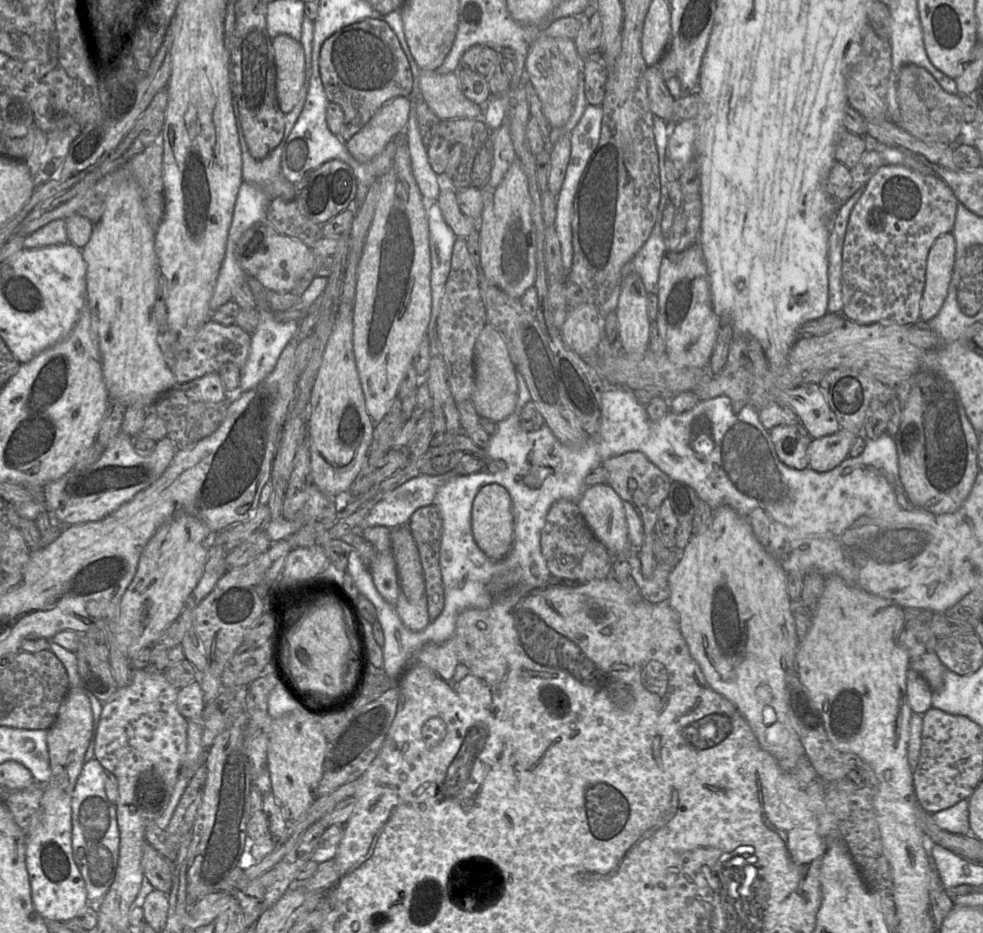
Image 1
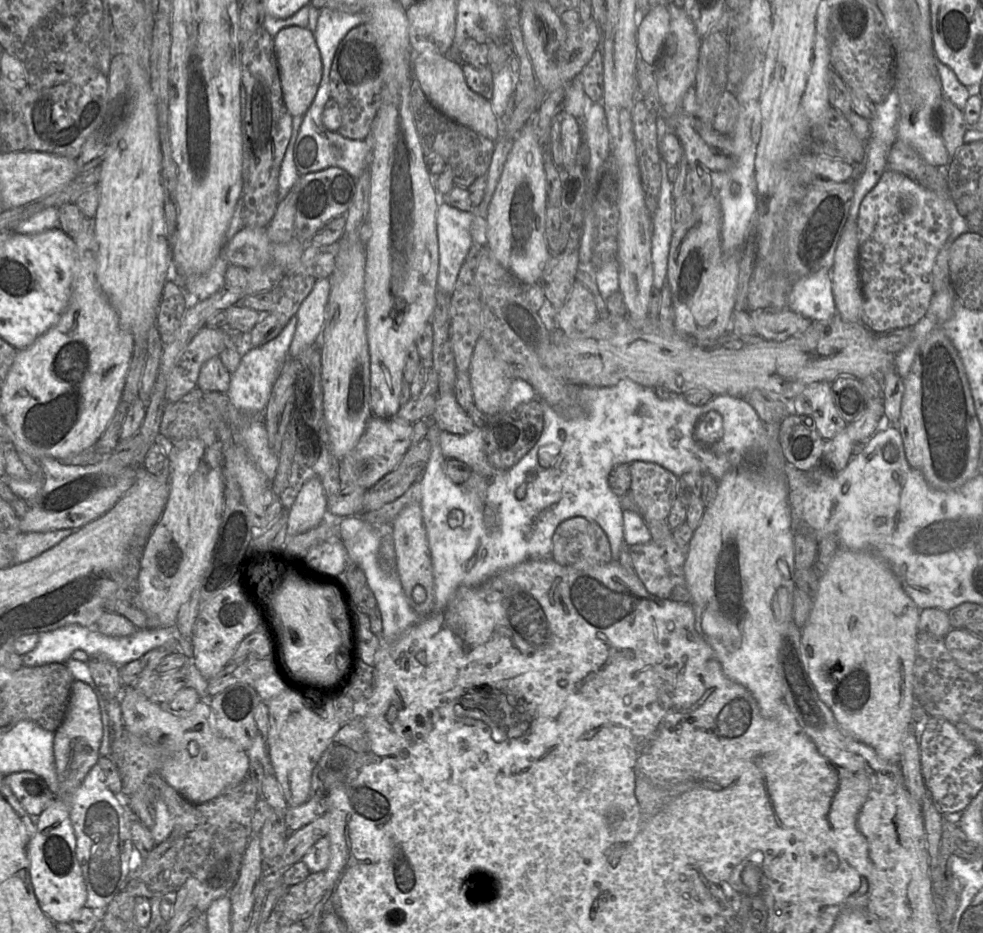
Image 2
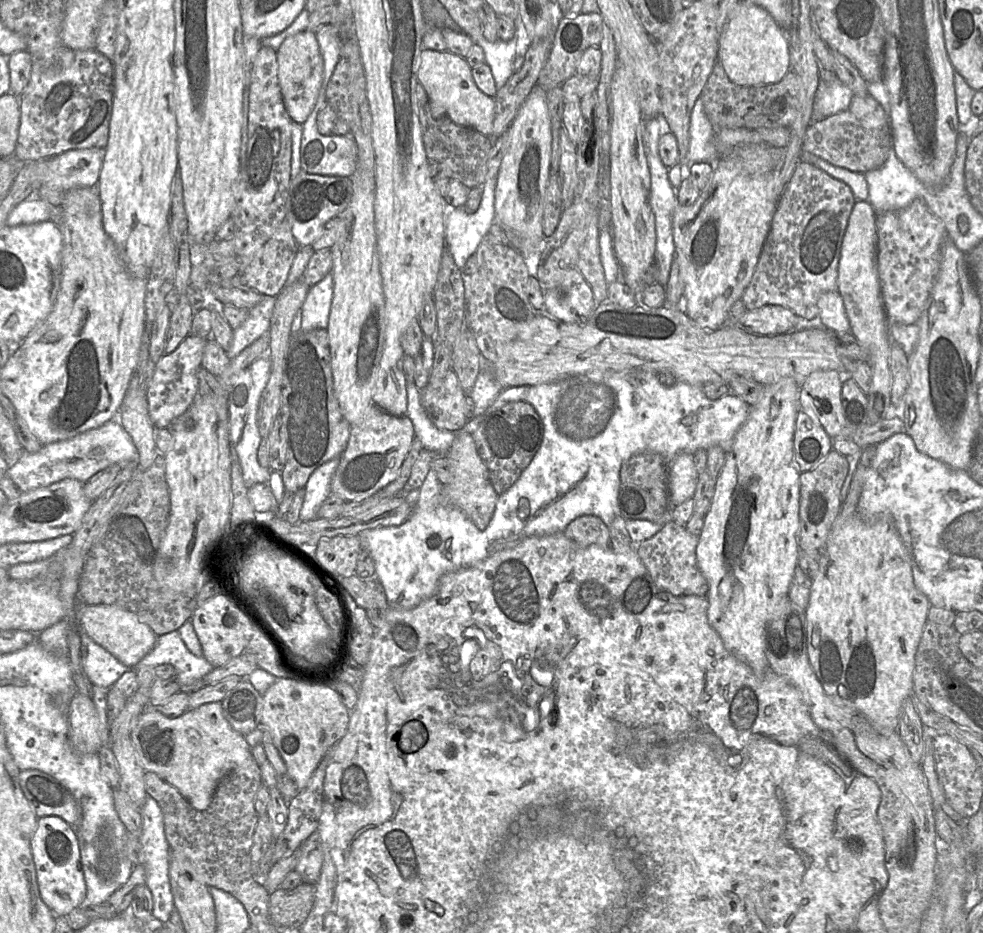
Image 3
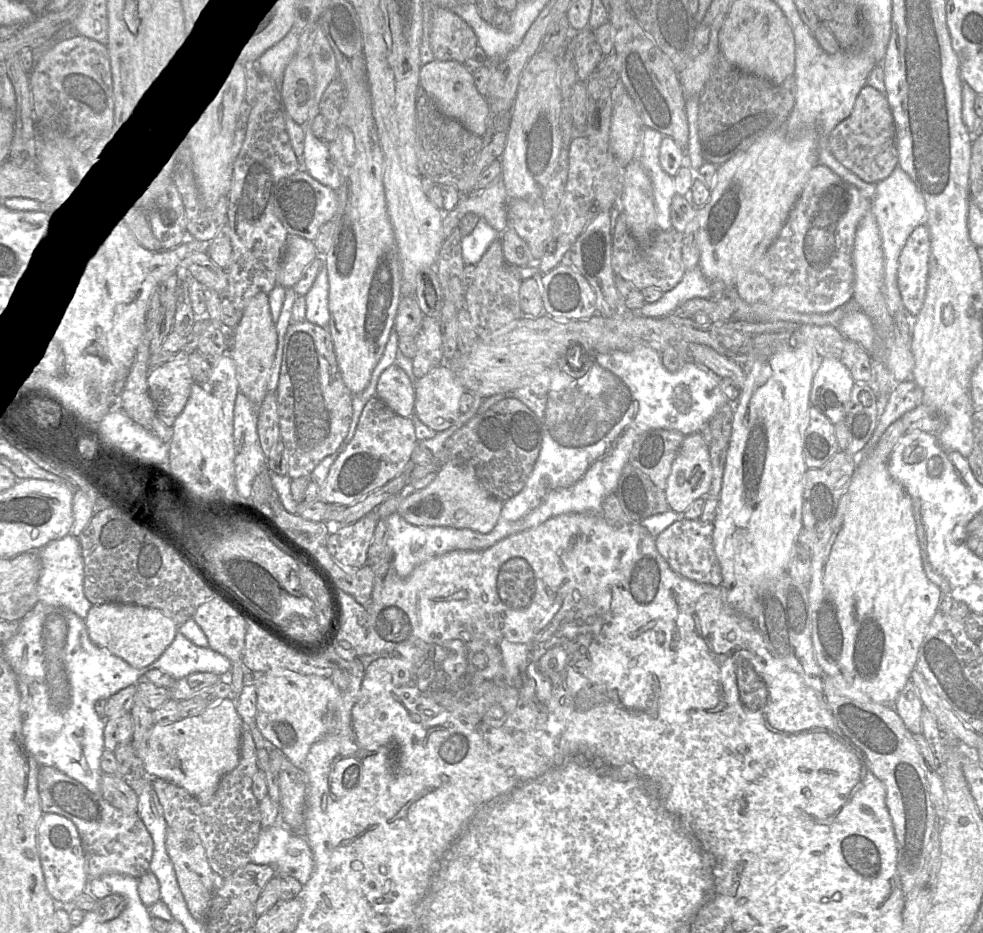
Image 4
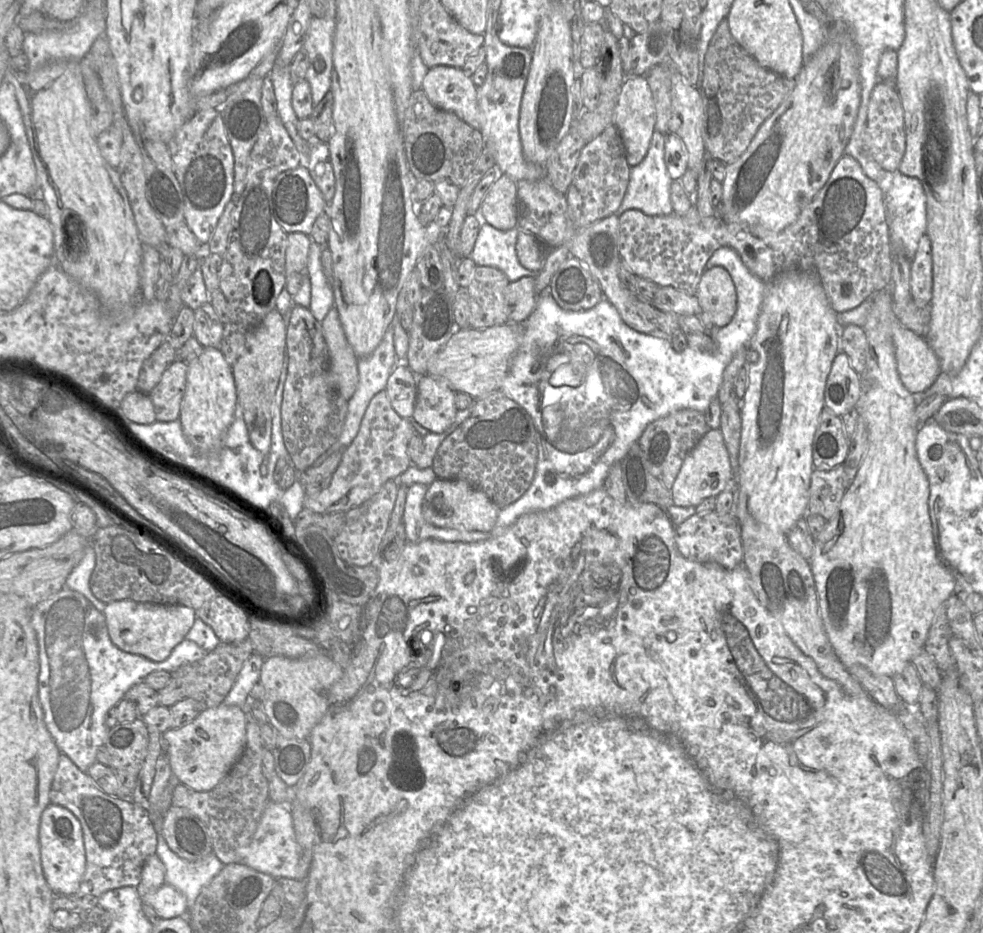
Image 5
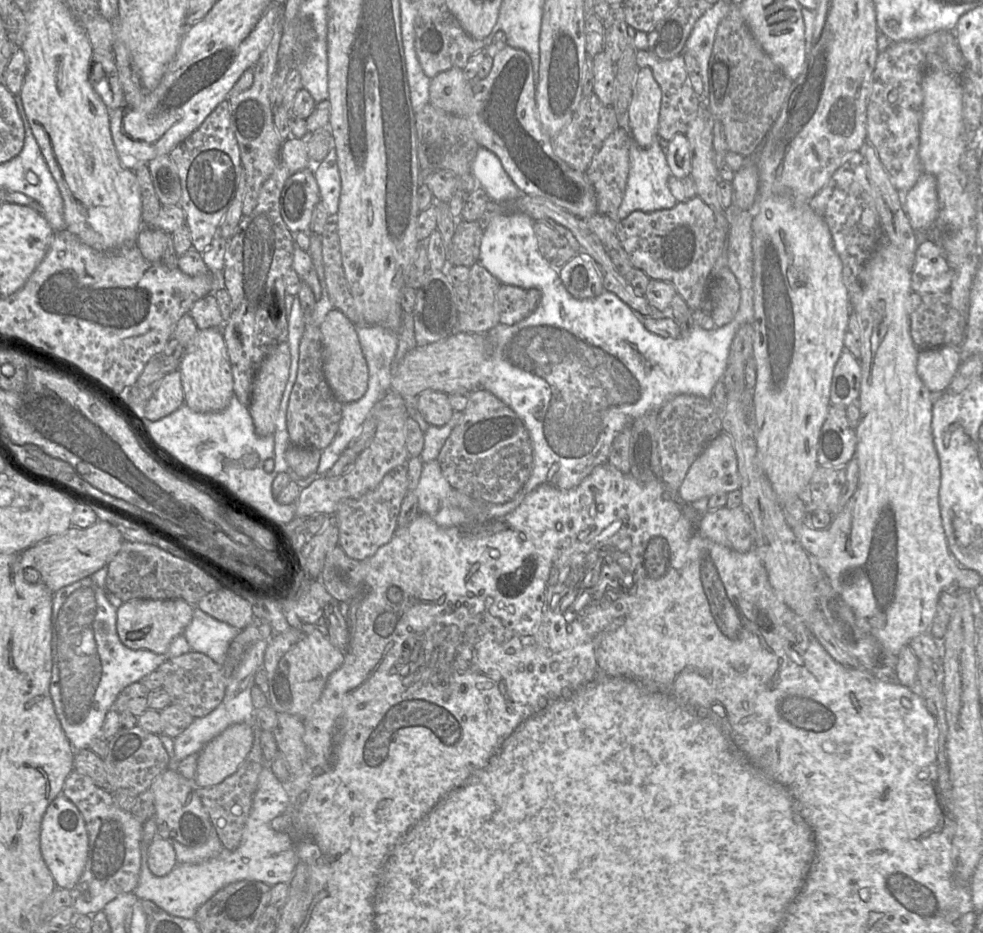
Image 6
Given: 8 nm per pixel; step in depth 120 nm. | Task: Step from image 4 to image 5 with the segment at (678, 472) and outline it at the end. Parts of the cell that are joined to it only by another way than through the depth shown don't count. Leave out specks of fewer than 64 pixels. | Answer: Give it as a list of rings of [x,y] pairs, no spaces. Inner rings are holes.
[[[719,428],[710,429],[684,459],[670,490],[672,502],[678,507],[696,507],[703,500],[731,489],[732,482],[733,470],[723,435]]]

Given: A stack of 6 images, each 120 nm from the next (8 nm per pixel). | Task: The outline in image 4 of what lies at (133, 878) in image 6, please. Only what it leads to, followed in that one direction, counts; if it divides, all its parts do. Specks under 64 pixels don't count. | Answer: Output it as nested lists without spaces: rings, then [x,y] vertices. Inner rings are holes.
[[[40,767],[38,792],[43,813],[61,815],[77,827],[89,880],[107,874],[120,874],[139,880],[149,871],[154,842],[139,814],[126,814],[113,807],[102,795],[90,792],[80,782],[54,767]]]

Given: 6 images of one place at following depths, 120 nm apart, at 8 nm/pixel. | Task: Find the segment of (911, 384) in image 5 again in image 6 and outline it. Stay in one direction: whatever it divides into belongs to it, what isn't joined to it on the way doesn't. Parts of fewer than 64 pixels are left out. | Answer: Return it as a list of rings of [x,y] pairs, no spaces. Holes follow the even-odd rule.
[[[952,346],[920,350],[917,373],[932,394],[944,392],[962,363],[958,349]]]

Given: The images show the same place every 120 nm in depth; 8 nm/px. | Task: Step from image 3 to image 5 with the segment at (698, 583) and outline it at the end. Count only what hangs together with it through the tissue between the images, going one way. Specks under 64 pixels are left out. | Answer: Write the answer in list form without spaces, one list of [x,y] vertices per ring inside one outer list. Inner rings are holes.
[[[715,511],[695,514],[675,527],[675,543],[686,559],[699,563],[715,563],[727,570],[743,565],[743,542],[738,519],[734,513],[720,515]]]

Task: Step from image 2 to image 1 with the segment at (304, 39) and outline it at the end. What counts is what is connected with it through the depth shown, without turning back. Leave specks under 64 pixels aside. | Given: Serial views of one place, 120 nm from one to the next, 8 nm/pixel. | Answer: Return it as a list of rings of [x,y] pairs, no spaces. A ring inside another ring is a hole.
[[[286,34],[272,39],[276,68],[276,95],[284,114],[297,104],[306,81],[306,63],[303,47]]]

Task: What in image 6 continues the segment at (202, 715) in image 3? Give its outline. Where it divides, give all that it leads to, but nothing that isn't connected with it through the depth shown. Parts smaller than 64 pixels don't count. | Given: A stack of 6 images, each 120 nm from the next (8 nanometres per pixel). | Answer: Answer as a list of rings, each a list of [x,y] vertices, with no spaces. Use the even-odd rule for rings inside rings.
[[[235,724],[211,740],[198,753],[195,783],[200,788],[212,787],[233,775],[252,749],[254,735],[249,724]]]

